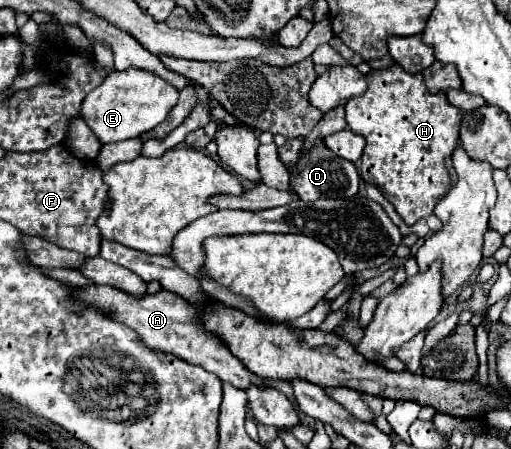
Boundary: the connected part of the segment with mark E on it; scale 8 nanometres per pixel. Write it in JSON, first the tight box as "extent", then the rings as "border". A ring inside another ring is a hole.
{"extent":[81,69,179,145],"border":[[[141,69],[113,71],[111,75],[105,77],[105,81],[97,89],[93,89],[83,99],[81,119],[89,125],[89,129],[97,135],[97,139],[103,145],[117,143],[117,141],[139,137],[141,133],[147,133],[153,127],[157,127],[167,117],[177,97],[179,91],[155,73],[141,71]]]}

